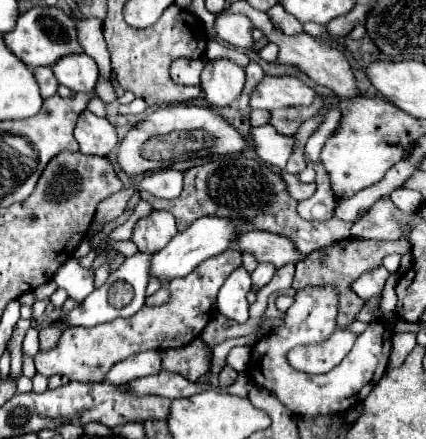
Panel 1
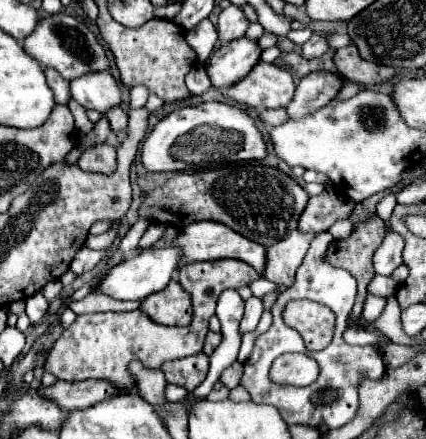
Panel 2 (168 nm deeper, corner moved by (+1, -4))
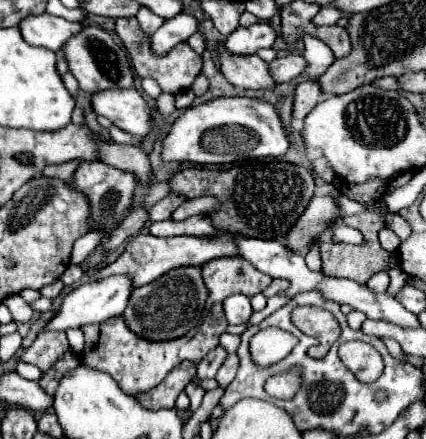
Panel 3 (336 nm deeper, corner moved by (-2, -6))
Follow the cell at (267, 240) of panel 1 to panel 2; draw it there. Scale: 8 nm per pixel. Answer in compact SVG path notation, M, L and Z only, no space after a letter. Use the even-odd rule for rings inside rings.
M197 221L193 225L187 225L185 229L177 231L177 237L173 241L169 241L169 245L161 245L161 241L153 243L151 249L159 249L159 247L181 247L183 253L181 253L181 265L177 267L183 267L187 263L193 263L193 261L211 261L211 259L241 259L245 263L249 263L251 267L255 267L255 271L261 275L263 269L265 269L265 247L261 247L259 243L253 243L251 239L247 237L241 237L239 233L235 233L233 229L217 223L217 221Z

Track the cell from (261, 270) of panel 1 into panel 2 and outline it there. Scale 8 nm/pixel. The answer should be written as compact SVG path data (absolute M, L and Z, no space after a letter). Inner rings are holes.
M251 297L245 301L245 315L241 319L241 335L247 333L247 331L253 331L261 319L261 313L263 313L263 301L257 299L257 297Z

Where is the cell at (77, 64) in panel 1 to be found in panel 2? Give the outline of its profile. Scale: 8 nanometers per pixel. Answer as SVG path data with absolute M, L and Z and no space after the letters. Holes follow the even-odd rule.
M87 73L71 81L71 97L85 109L95 109L105 115L109 109L123 103L117 79L111 73Z

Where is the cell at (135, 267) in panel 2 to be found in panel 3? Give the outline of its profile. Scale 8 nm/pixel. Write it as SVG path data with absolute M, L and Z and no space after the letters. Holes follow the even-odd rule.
M110 275L104 279L82 283L64 297L64 303L62 303L58 315L44 329L66 331L70 327L82 327L88 323L102 323L104 319L118 317L124 313L124 307L128 305L132 291L134 291L134 283L132 283L130 275Z

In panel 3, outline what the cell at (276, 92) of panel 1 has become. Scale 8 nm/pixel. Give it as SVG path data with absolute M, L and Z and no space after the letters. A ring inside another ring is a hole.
M220 47L220 69L224 77L238 89L272 91L278 87L268 63L258 55L228 55L228 51Z

